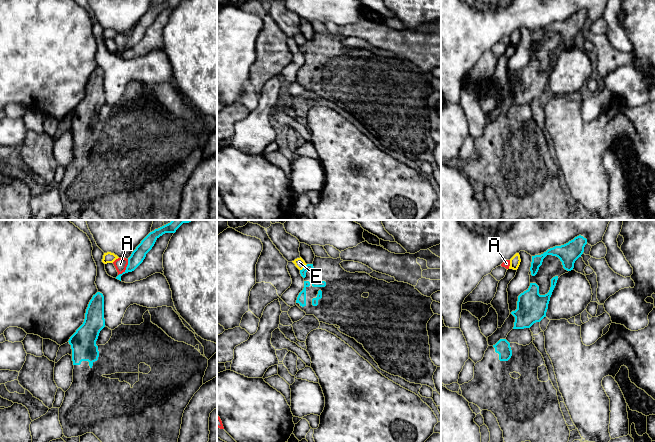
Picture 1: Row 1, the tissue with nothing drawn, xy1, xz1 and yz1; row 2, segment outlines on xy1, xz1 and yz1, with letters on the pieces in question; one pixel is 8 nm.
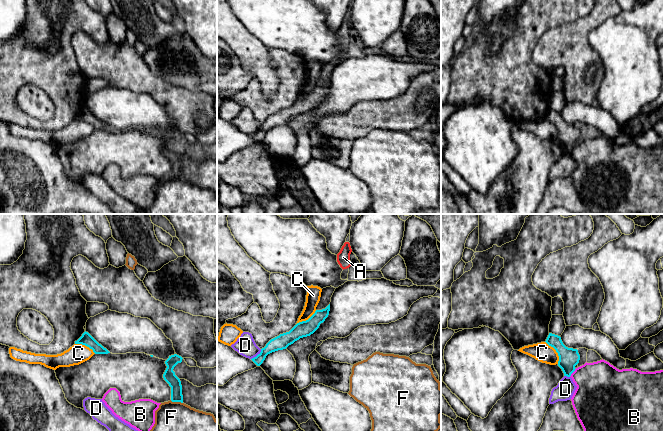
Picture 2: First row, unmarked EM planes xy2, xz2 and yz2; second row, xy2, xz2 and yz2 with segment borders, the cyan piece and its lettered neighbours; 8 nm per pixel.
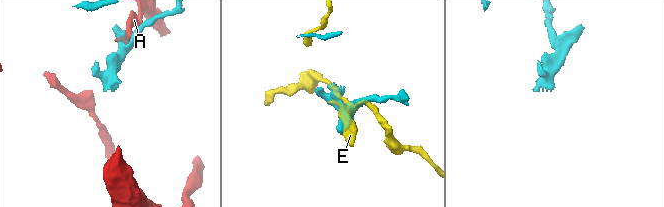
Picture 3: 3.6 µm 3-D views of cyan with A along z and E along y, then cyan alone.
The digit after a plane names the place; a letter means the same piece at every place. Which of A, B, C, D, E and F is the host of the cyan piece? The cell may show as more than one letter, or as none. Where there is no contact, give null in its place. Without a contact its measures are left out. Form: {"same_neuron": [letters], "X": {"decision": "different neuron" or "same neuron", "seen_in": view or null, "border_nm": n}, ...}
{"same_neuron": [], "A": {"decision": "different neuron", "seen_in": "xy1", "border_nm": 160}, "B": {"decision": "different neuron", "seen_in": "yz2", "border_nm": 90}, "C": {"decision": "different neuron", "seen_in": "yz2", "border_nm": 220}, "D": {"decision": "different neuron", "seen_in": "xz2", "border_nm": 120}, "E": {"decision": "different neuron", "seen_in": "xz1", "border_nm": 80}, "F": {"decision": "different neuron", "seen_in": "xy2", "border_nm": 110}}

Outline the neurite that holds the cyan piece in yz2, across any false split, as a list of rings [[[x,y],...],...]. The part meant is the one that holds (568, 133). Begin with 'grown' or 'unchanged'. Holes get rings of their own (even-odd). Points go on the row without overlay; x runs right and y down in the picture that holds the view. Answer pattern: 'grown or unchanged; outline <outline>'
unchanged; outline [[[549,109],[545,118],[556,126],[559,132],[558,142],[562,145],[564,152],[570,153],[580,136],[578,126],[566,123],[561,113],[552,109]]]

